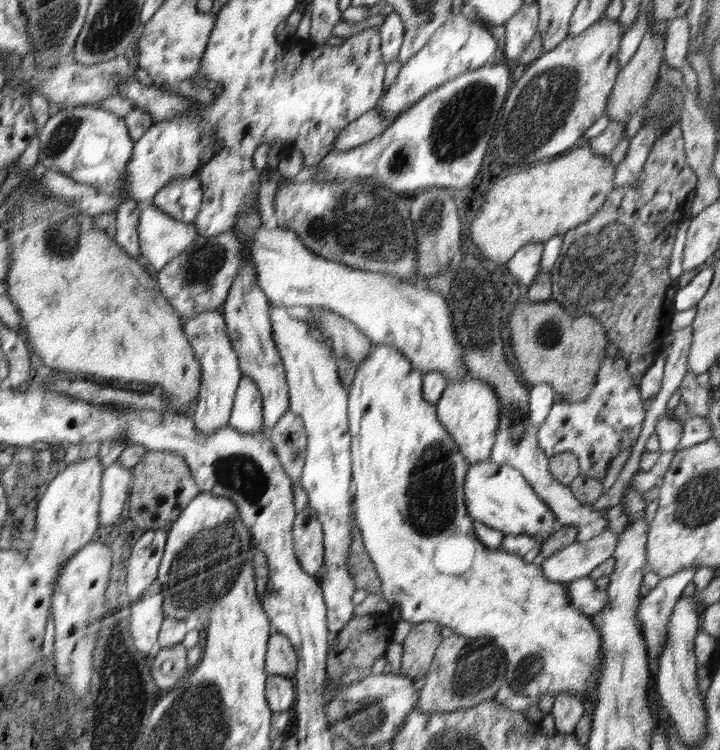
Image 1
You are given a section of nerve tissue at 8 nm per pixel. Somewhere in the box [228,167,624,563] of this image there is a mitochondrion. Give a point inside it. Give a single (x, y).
(361, 226)

